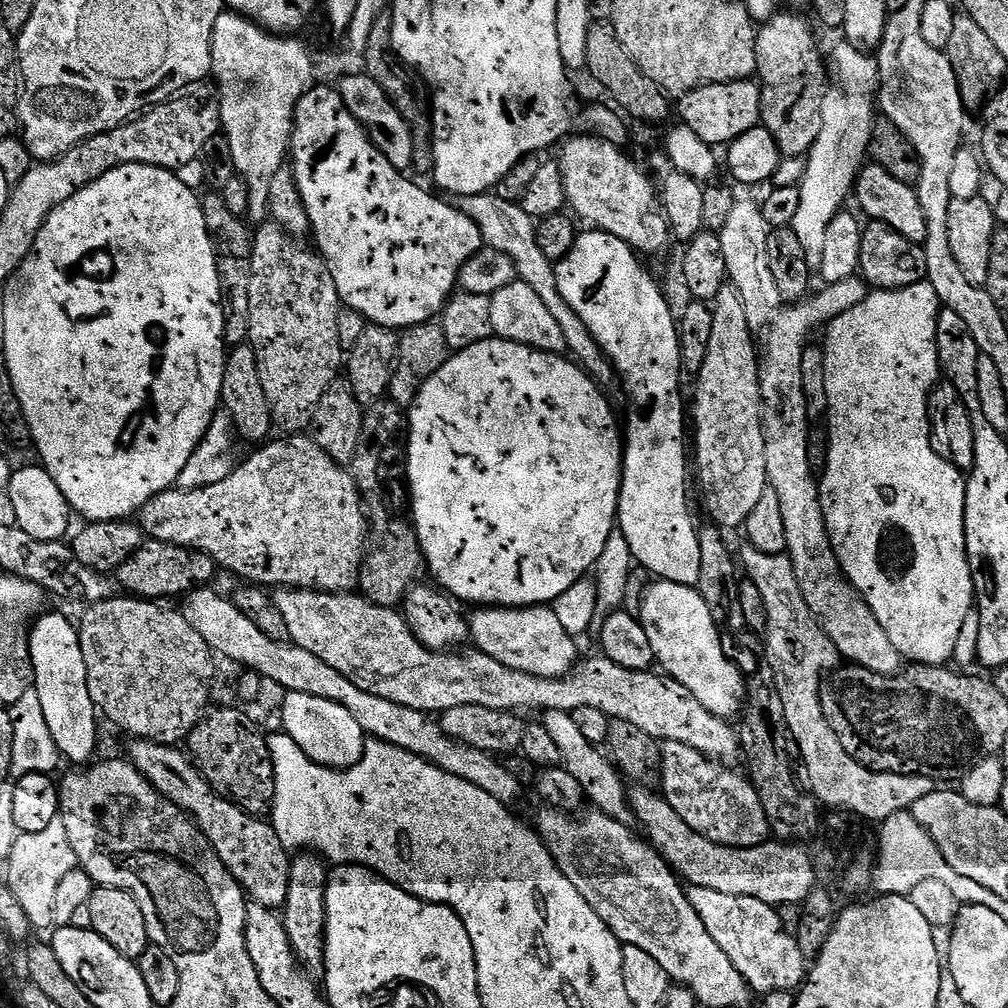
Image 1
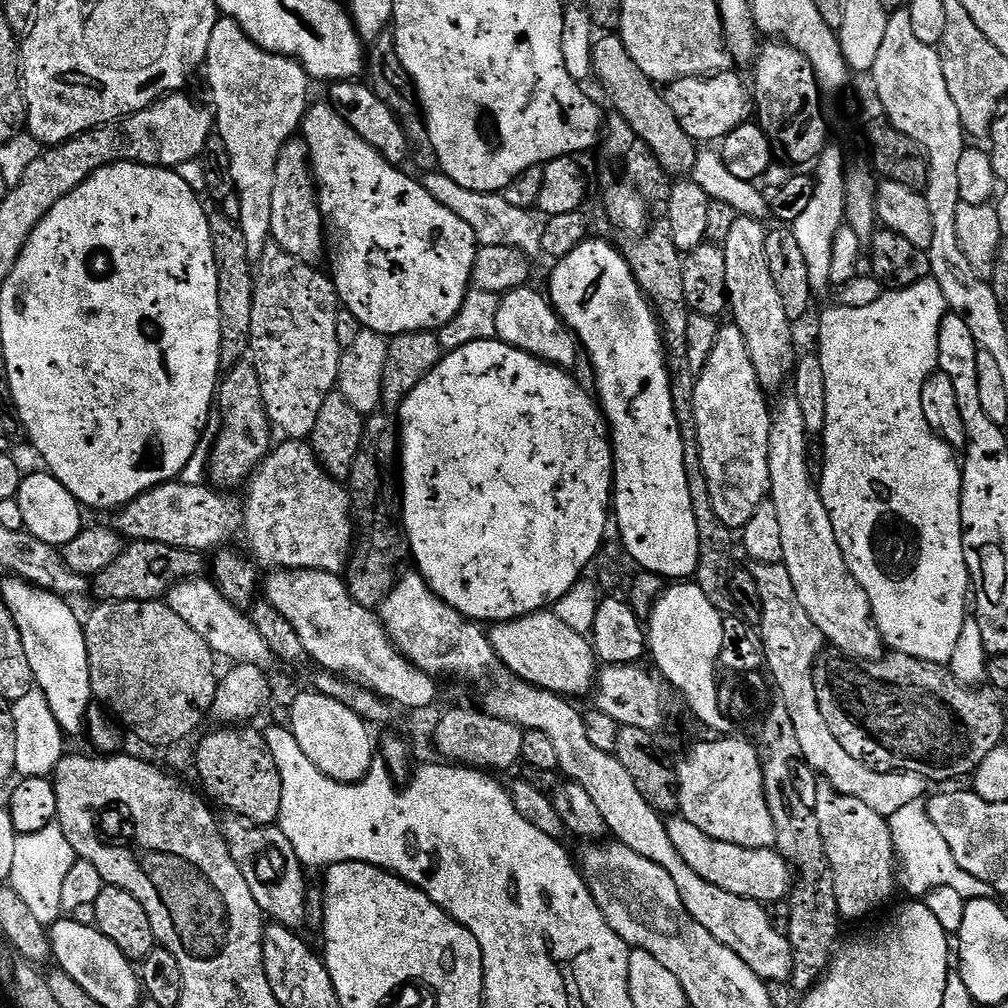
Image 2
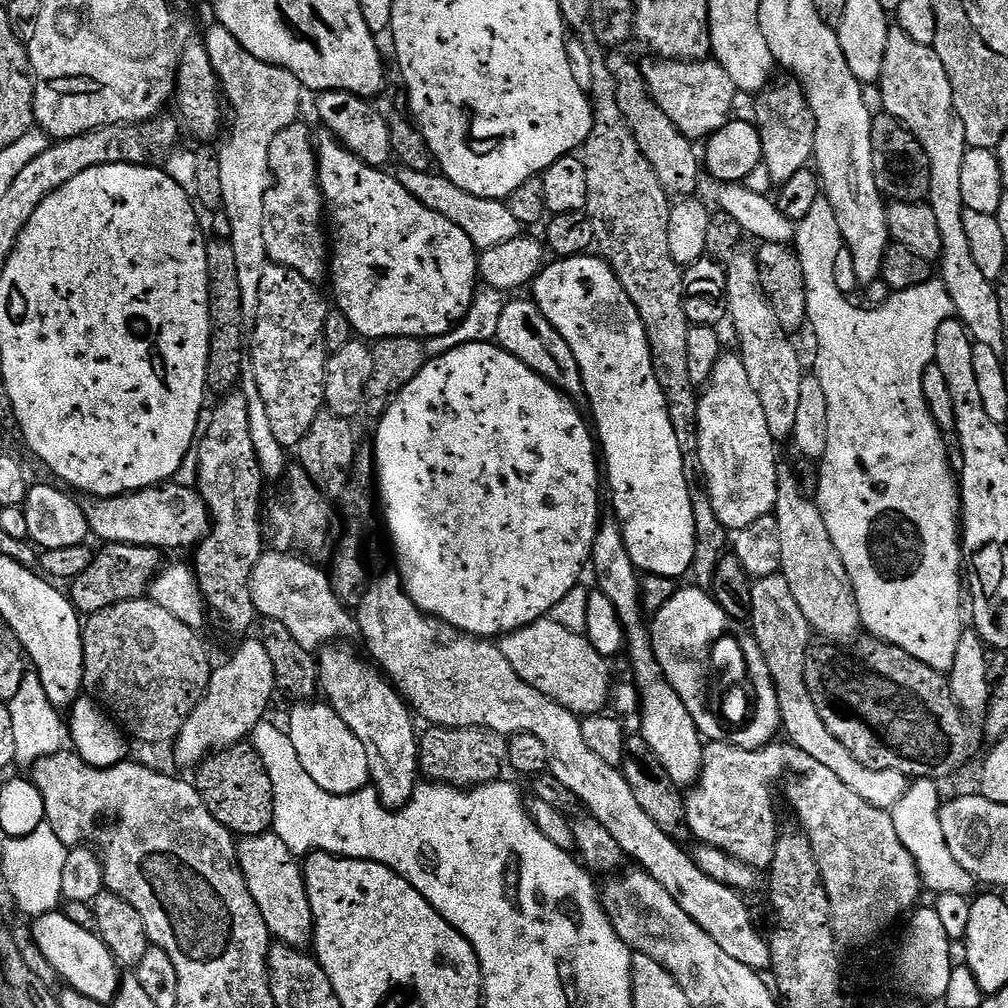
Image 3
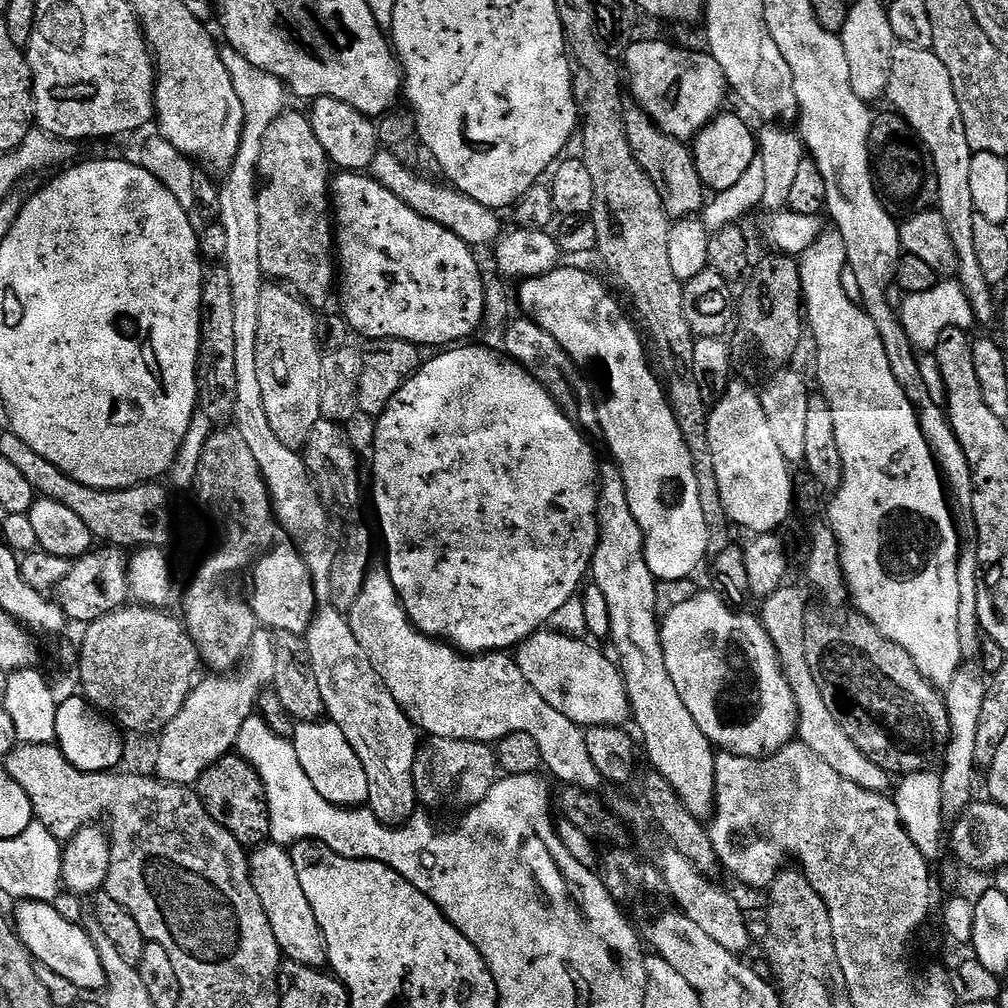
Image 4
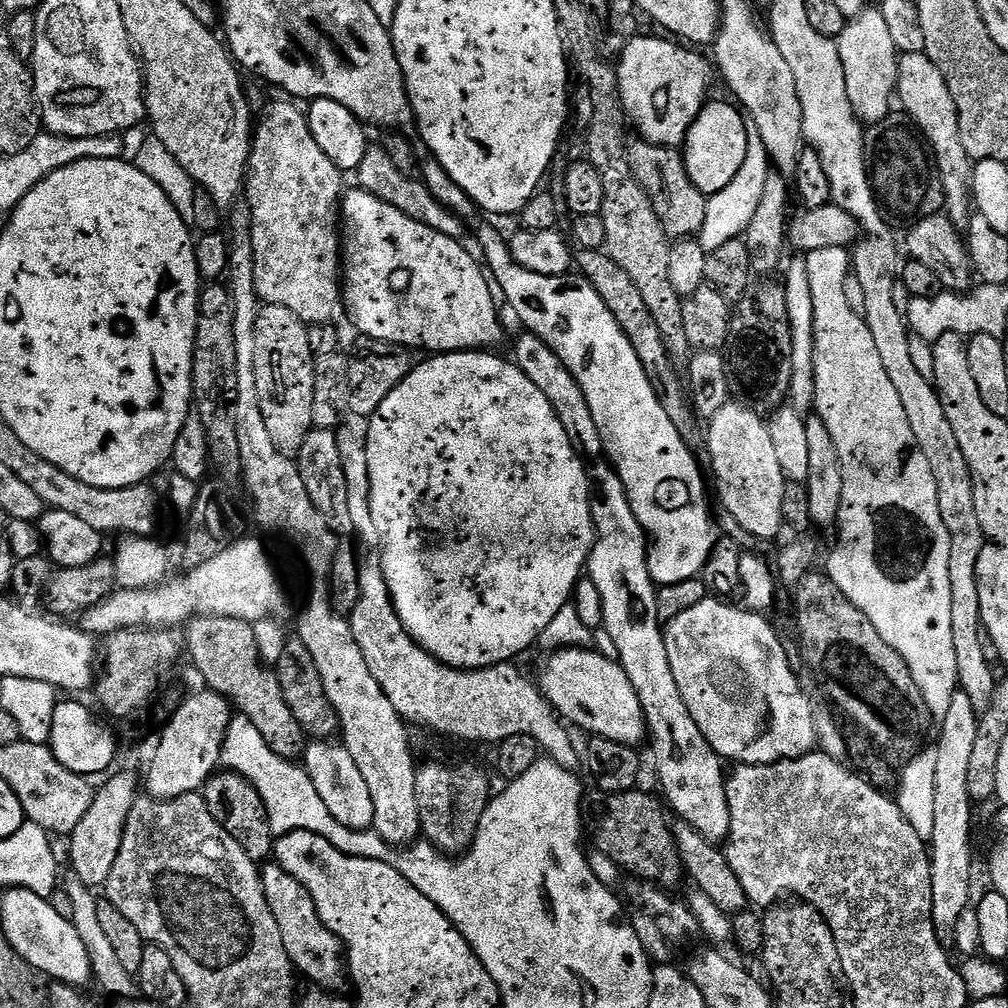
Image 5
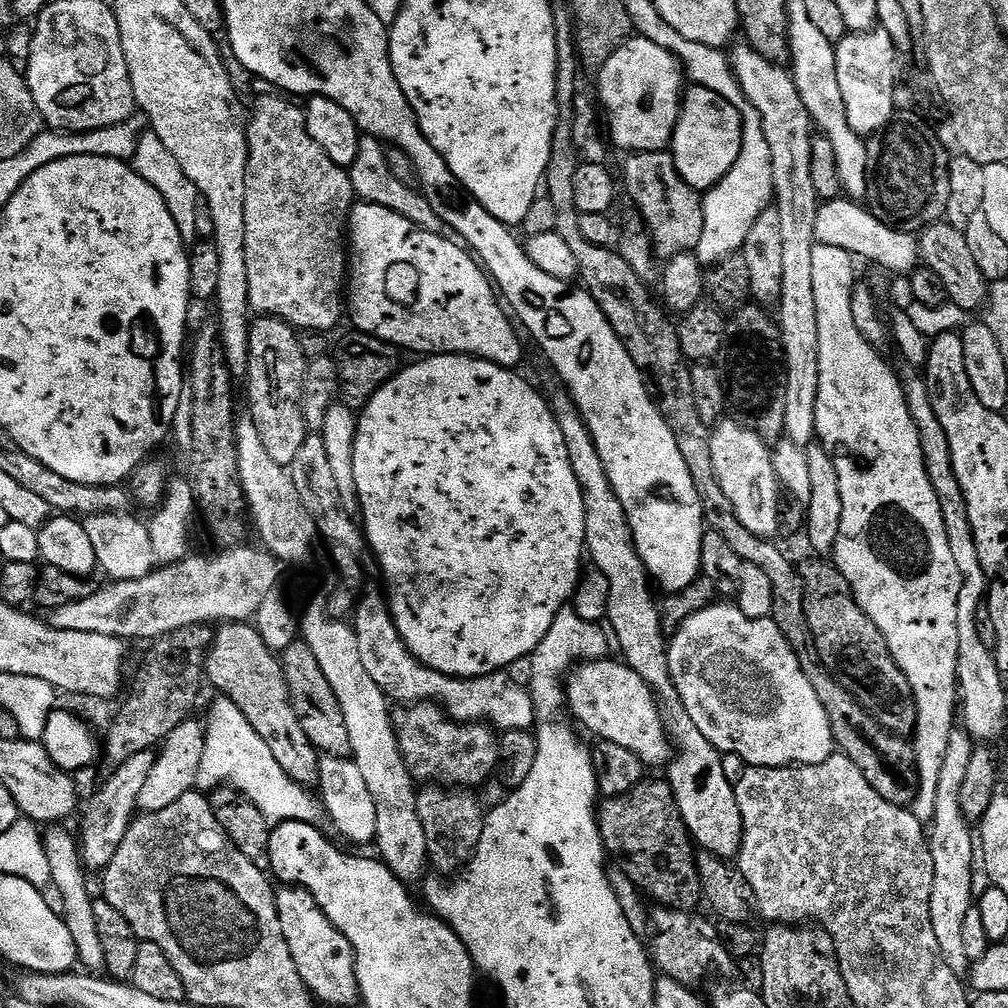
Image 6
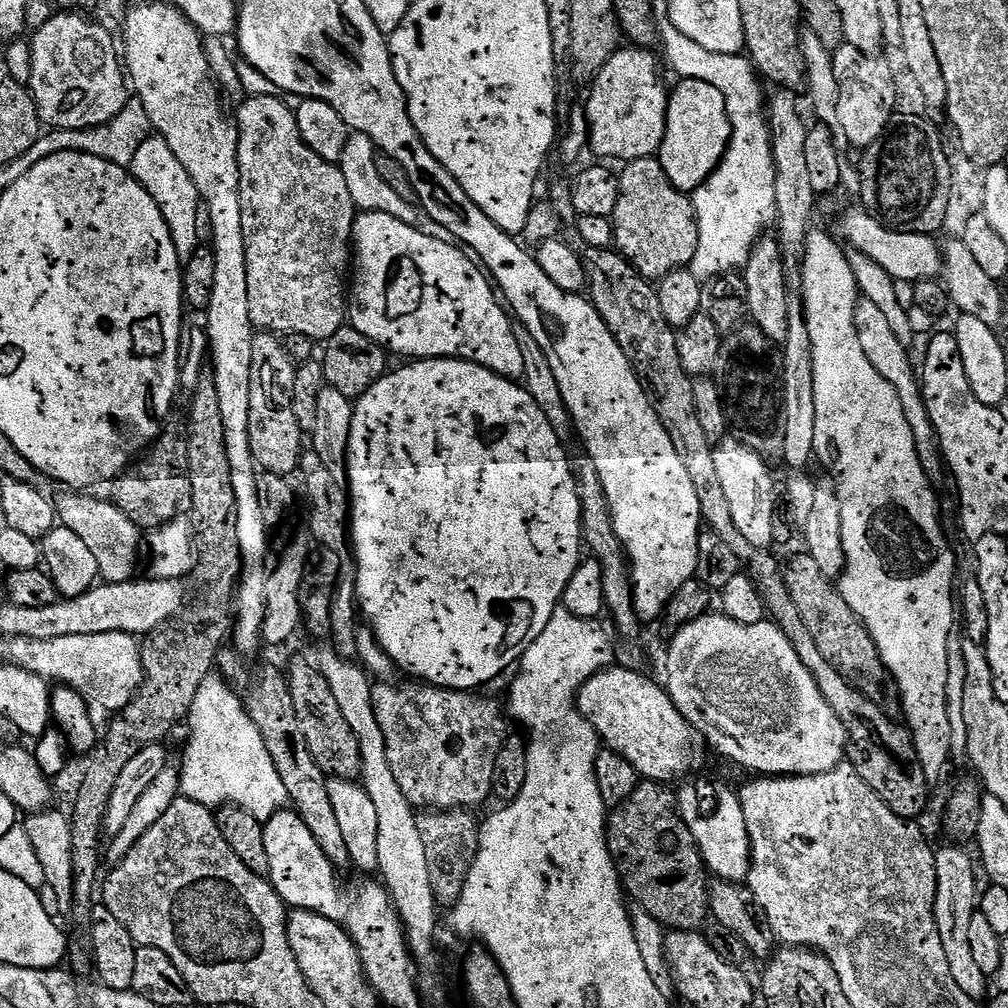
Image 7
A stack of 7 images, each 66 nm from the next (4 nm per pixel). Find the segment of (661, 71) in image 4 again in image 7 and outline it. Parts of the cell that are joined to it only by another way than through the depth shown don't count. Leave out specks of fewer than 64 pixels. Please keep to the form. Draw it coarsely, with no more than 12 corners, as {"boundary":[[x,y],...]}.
{"boundary":[[640,46],[592,81],[592,152],[655,157],[669,89]]}

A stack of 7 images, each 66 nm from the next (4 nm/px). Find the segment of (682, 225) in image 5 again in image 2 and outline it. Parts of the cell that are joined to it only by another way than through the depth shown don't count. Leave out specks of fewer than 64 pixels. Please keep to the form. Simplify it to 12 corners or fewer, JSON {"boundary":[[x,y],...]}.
{"boundary":[[619,35],[592,46],[592,76],[615,115],[669,174],[689,171],[694,141],[667,95]]}

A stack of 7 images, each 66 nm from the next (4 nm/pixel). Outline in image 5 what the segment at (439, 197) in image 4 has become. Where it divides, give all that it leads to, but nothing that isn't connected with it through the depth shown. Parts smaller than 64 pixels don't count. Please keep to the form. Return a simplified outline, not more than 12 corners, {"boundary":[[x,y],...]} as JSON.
{"boundary":[[369,143],[354,179],[394,210],[455,240],[465,221],[423,179]]}

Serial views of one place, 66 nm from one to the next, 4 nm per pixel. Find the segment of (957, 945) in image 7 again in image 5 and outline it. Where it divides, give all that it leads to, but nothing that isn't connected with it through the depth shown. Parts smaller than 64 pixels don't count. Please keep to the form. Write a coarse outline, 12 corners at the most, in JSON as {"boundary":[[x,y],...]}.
{"boundary":[[977,705],[939,721],[930,841],[932,921],[948,938],[972,896],[964,788]]}

